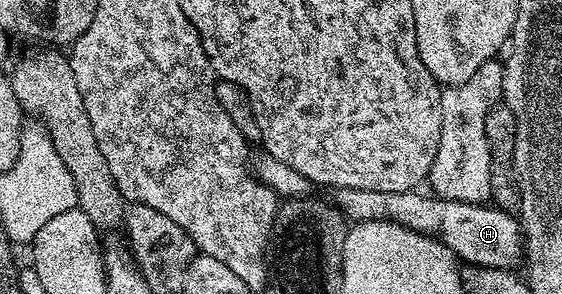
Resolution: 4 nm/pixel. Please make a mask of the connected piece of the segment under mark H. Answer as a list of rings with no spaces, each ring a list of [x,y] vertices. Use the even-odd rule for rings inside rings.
[[[342,186],[336,191],[335,205],[348,221],[354,223],[395,221],[409,230],[436,236],[462,263],[471,266],[513,270],[517,265],[522,265],[525,235],[521,232],[520,221],[514,215],[503,212],[492,204],[456,202],[421,193],[417,190],[371,192],[363,188]]]

